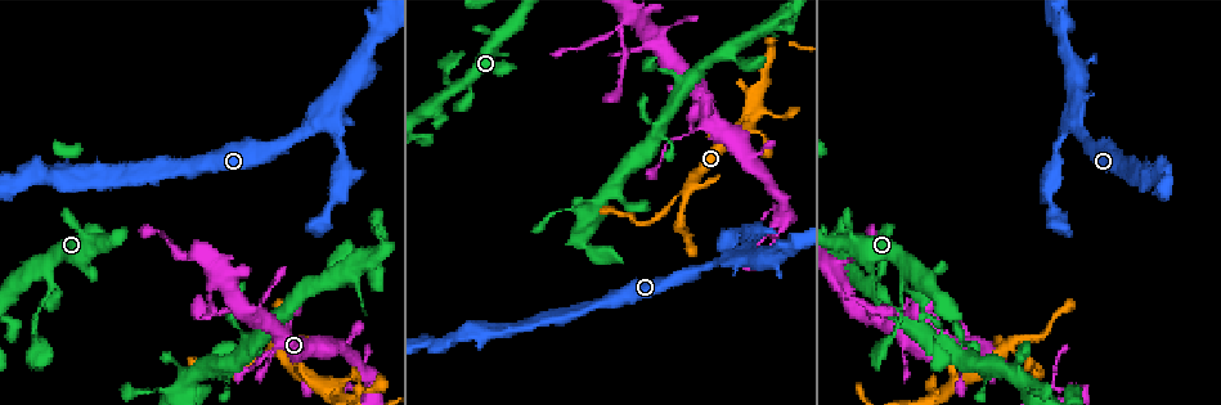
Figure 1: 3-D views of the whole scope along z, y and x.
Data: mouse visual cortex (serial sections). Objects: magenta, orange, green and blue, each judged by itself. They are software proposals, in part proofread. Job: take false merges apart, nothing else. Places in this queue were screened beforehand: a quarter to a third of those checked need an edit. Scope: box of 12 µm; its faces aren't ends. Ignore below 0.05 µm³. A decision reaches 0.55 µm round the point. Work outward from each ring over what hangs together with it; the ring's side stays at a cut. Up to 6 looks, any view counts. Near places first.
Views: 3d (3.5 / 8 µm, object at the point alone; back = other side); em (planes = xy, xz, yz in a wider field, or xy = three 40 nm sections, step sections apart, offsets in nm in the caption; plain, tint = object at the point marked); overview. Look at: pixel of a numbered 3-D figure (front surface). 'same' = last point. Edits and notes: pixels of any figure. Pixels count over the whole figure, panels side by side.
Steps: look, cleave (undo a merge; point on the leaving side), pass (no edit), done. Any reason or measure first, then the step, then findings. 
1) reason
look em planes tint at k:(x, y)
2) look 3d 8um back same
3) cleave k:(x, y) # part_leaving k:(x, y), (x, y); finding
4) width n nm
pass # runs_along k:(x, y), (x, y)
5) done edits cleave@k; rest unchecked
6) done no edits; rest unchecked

side arm on a straight run
look 3d 3.5um back at 1:(272, 344)

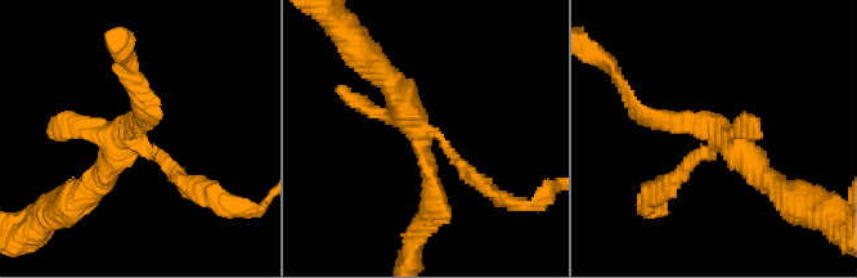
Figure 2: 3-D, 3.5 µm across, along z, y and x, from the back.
now the EM
look em xy step 2 tint at 2:(714, 141)

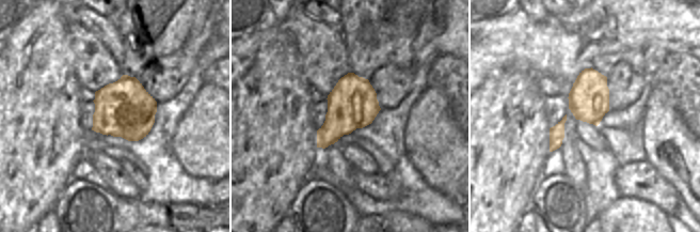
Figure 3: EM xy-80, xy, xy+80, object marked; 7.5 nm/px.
pass # one cell here

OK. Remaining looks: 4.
abrupt turn
look 3d 3.5um back at 1:(627, 17)

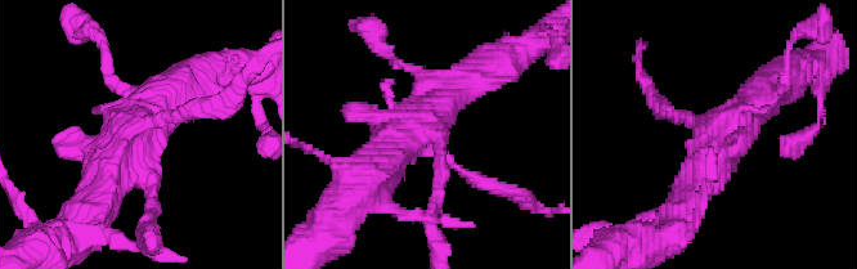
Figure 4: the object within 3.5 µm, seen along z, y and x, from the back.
now the EM
look em xy step 2 tint at 4:(137, 123)

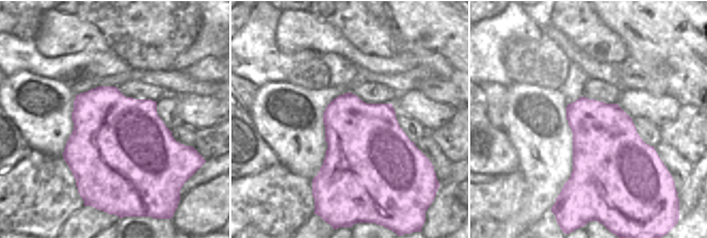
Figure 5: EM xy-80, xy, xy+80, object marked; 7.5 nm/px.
pass # runs_along 4:(97, 205), (124, 138), (179, 79); all the same cell

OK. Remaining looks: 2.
three-way junction
look 3d 8um at 1:(901, 298)

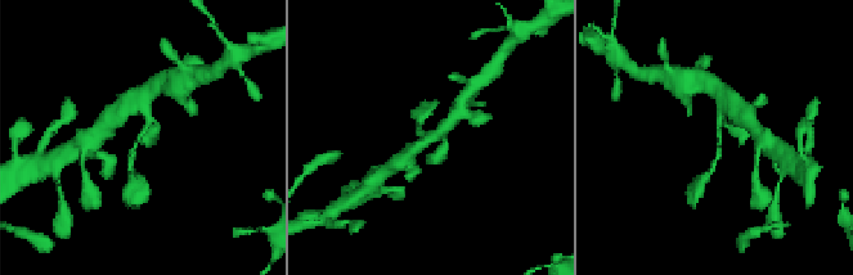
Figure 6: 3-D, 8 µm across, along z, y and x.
look em xy step 3 tint at 6:(720, 131)

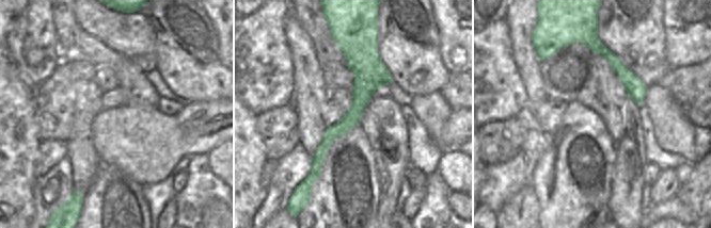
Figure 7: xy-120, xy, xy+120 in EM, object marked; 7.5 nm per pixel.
width 180 nm
pass # runs_along 6:(146, 99), (149, 124), (130, 165); continuous, no second cell

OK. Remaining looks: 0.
done no edits; rest unchecked

